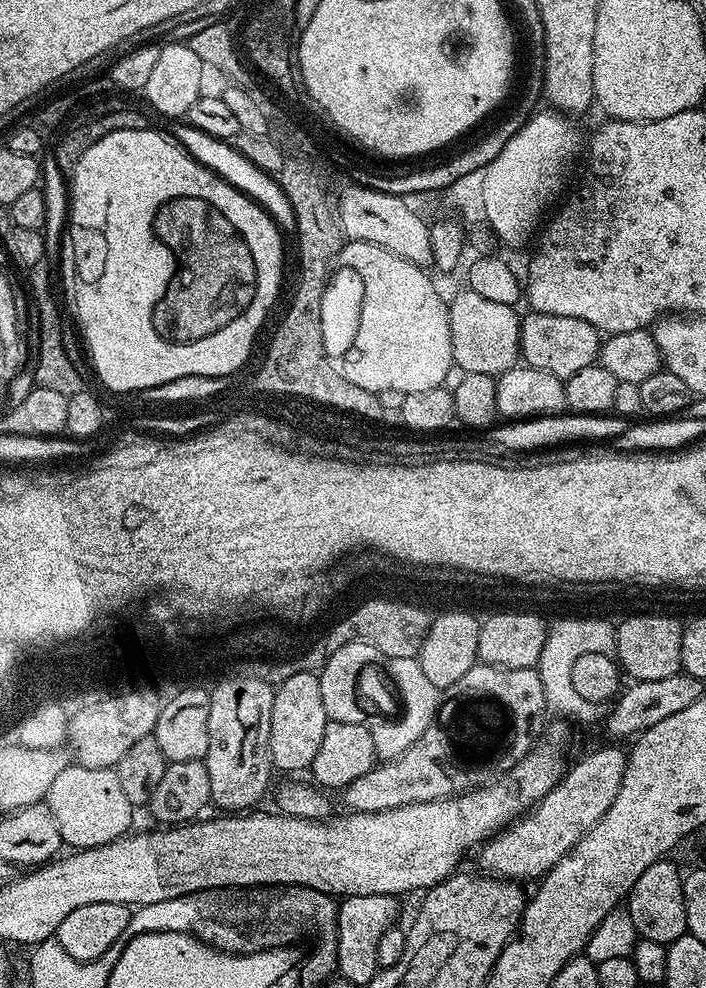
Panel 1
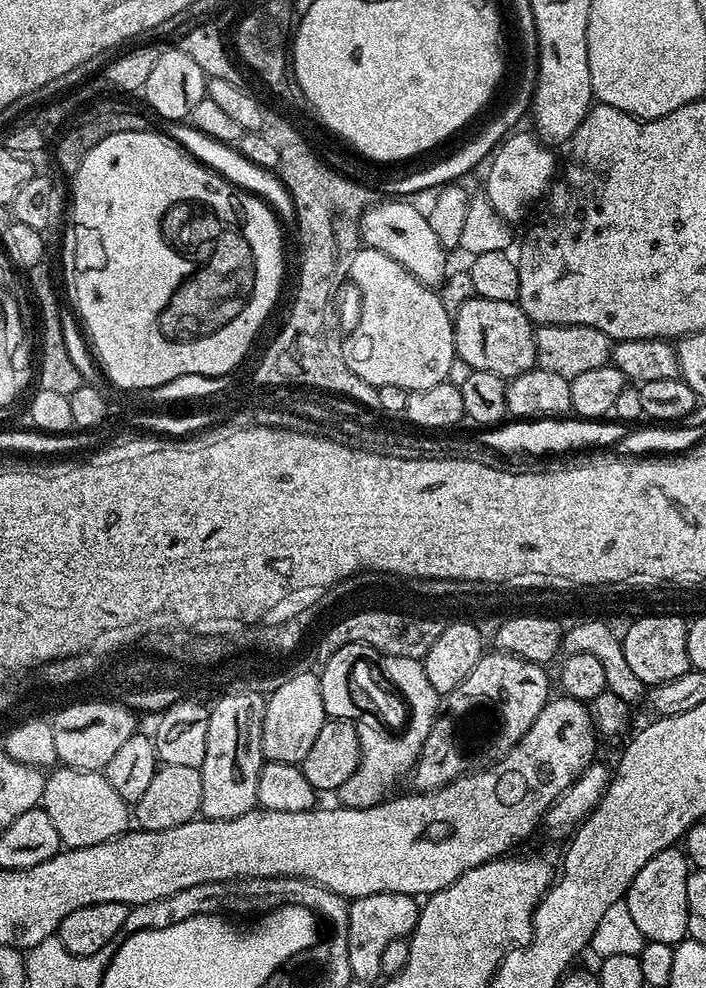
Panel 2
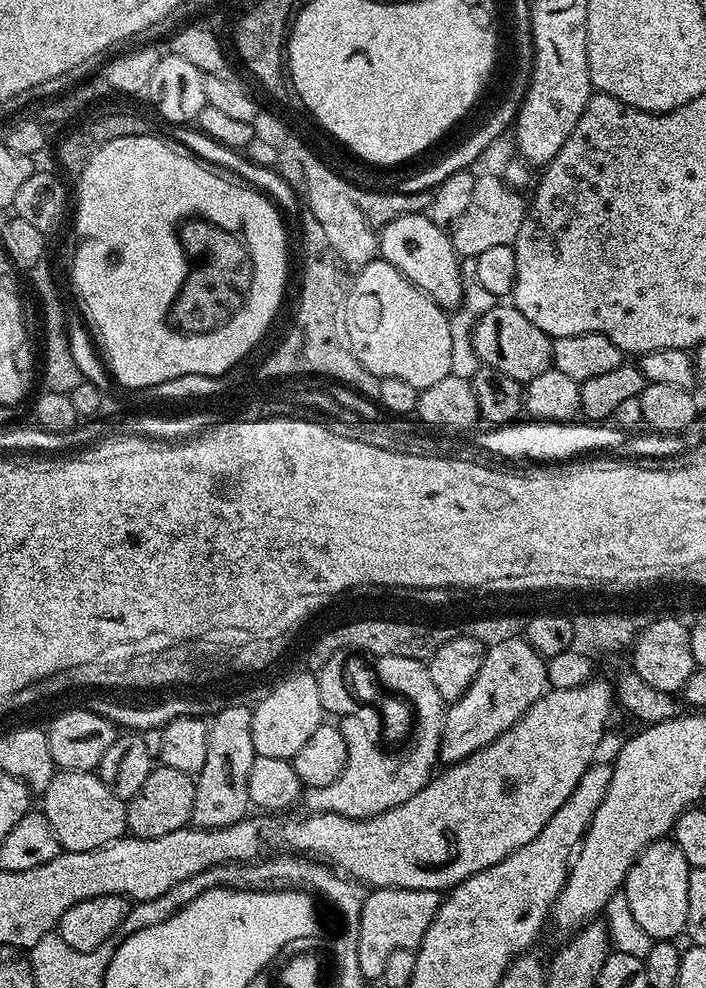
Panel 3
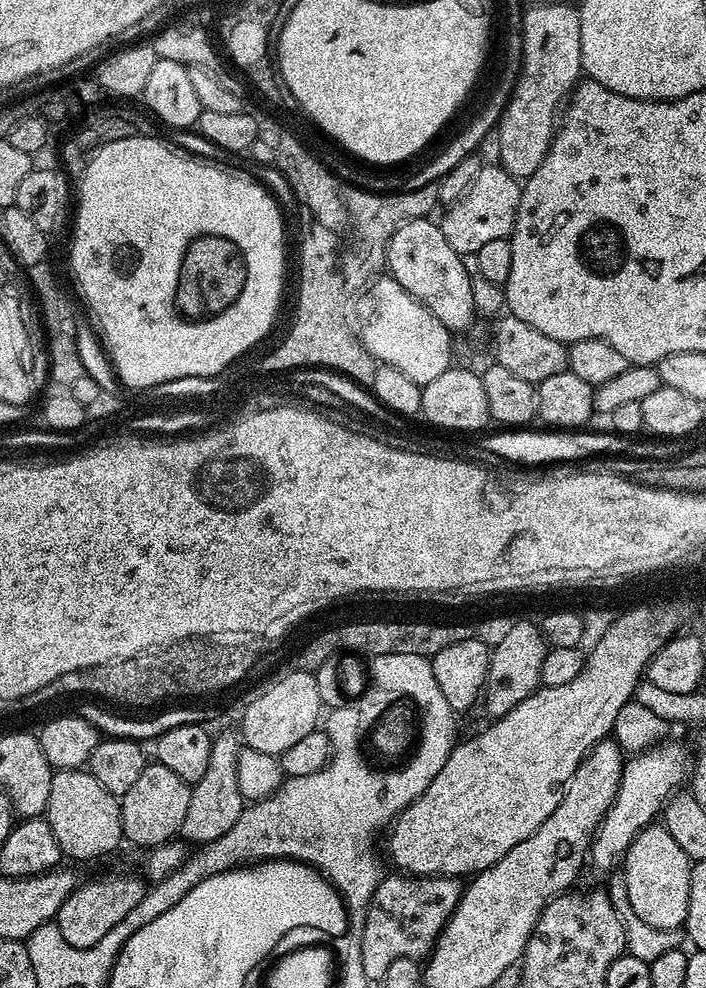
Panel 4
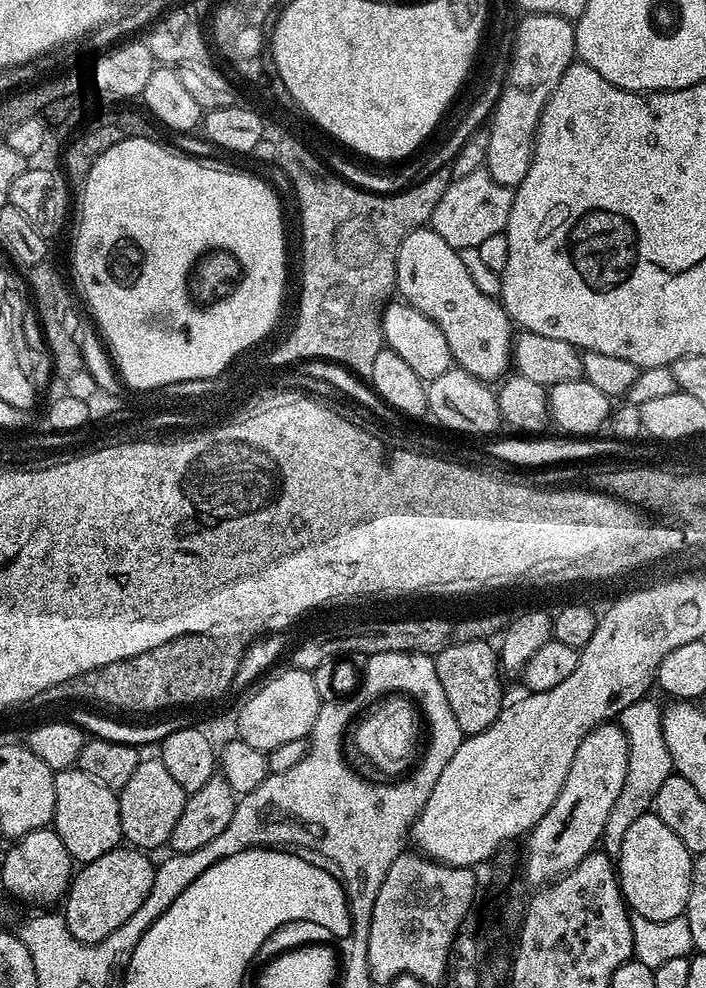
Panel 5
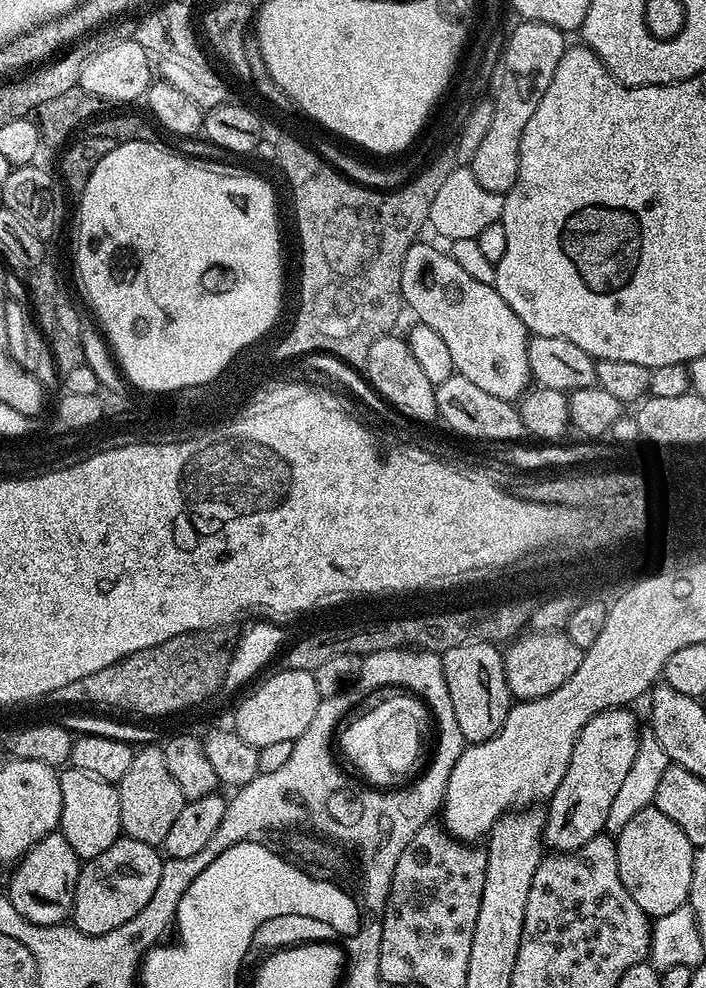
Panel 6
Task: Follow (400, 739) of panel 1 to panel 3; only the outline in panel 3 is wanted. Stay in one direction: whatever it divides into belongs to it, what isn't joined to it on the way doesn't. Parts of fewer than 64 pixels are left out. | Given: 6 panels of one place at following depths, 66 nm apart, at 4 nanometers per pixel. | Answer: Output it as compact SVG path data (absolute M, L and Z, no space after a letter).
M382 657L375 661L374 676L389 688L389 693L410 702L414 709L410 742L400 748L401 752L387 752L381 737L381 713L375 707L357 707L354 714L343 717L338 724L342 738L346 738L346 766L330 786L314 788L307 793L312 812L333 812L365 820L406 802L406 798L414 798L434 775L435 764L440 760L446 702L430 679L427 663L414 658Z

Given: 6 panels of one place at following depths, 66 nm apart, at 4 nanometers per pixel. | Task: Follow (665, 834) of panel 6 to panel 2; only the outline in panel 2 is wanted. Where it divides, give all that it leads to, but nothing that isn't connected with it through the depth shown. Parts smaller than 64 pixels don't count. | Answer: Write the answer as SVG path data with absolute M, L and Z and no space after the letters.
M673 846L654 854L628 887L627 902L634 926L642 930L645 941L666 942L678 945L688 936L688 907L686 906L686 882L690 865L679 847Z

